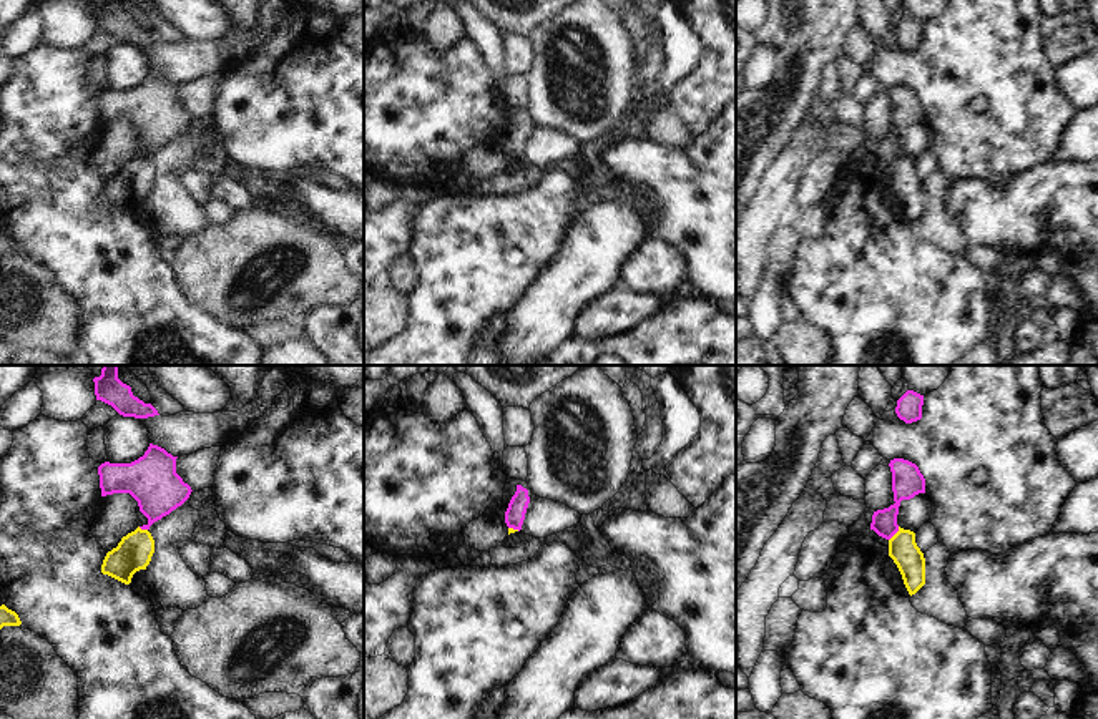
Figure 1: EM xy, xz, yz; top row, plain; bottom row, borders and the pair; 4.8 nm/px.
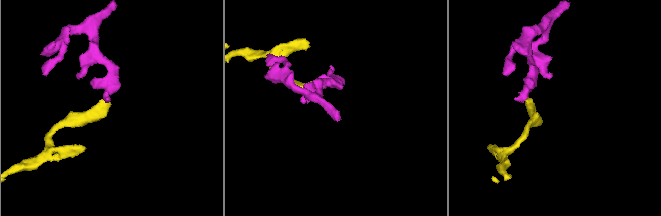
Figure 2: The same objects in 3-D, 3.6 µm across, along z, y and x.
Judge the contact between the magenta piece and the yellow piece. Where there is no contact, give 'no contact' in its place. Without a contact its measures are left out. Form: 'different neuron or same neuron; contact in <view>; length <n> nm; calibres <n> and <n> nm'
different neuron; contact in yz; length 90 nm; calibres 150 and 140 nm

